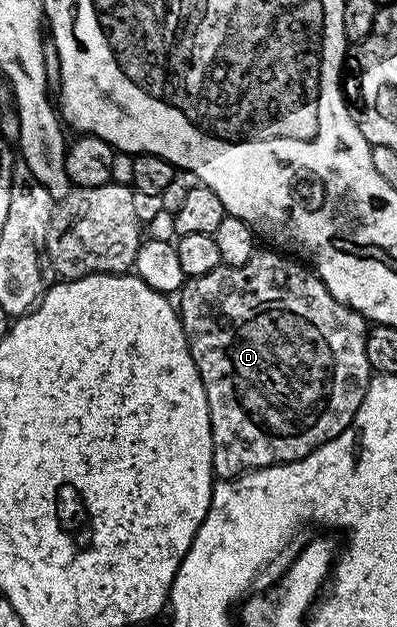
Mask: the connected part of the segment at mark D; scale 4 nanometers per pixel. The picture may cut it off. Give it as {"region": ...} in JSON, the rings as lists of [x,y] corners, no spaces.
{"region":[[[256,250],[243,264],[223,264],[209,270],[209,274],[192,276],[177,293],[177,311],[183,321],[183,332],[187,336],[187,348],[197,366],[199,376],[207,391],[207,405],[211,415],[211,437],[213,438],[213,466],[219,480],[233,480],[244,472],[256,468],[268,468],[289,460],[305,458],[325,442],[335,440],[353,422],[357,410],[371,384],[373,369],[367,357],[368,321],[346,304],[337,302],[333,294],[321,282],[321,278],[310,267],[290,260],[290,255],[279,250],[262,252]]]}

